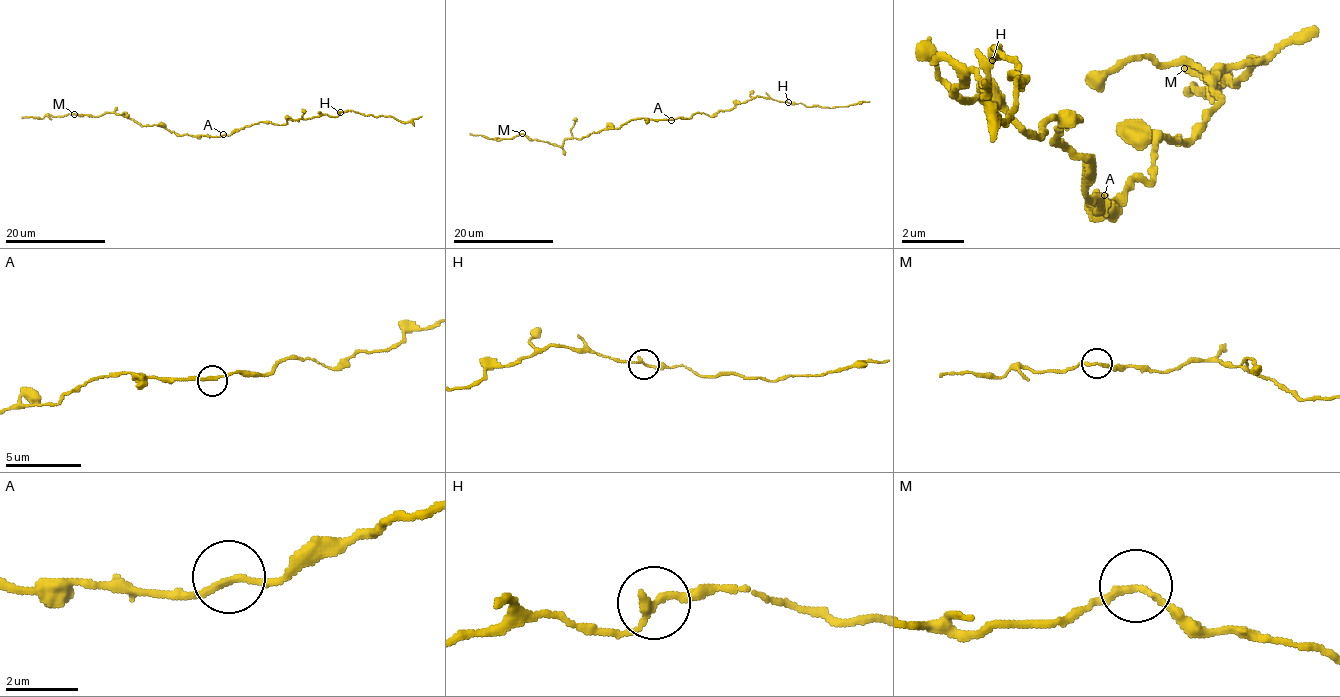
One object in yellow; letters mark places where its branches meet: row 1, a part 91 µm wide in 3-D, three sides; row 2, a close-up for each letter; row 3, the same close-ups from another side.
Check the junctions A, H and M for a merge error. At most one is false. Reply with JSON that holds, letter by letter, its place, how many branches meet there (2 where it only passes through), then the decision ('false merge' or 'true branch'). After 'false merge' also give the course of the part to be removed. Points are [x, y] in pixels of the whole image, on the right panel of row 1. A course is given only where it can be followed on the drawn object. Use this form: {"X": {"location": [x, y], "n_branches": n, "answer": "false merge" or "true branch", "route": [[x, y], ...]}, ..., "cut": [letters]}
{"A": {"location": [1104, 195], "n_branches": 2, "answer": "true branch"}, "H": {"location": [992, 60], "n_branches": 2, "answer": "true branch"}, "M": {"location": [1184, 68], "n_branches": 2, "answer": "true branch"}, "cut": []}

